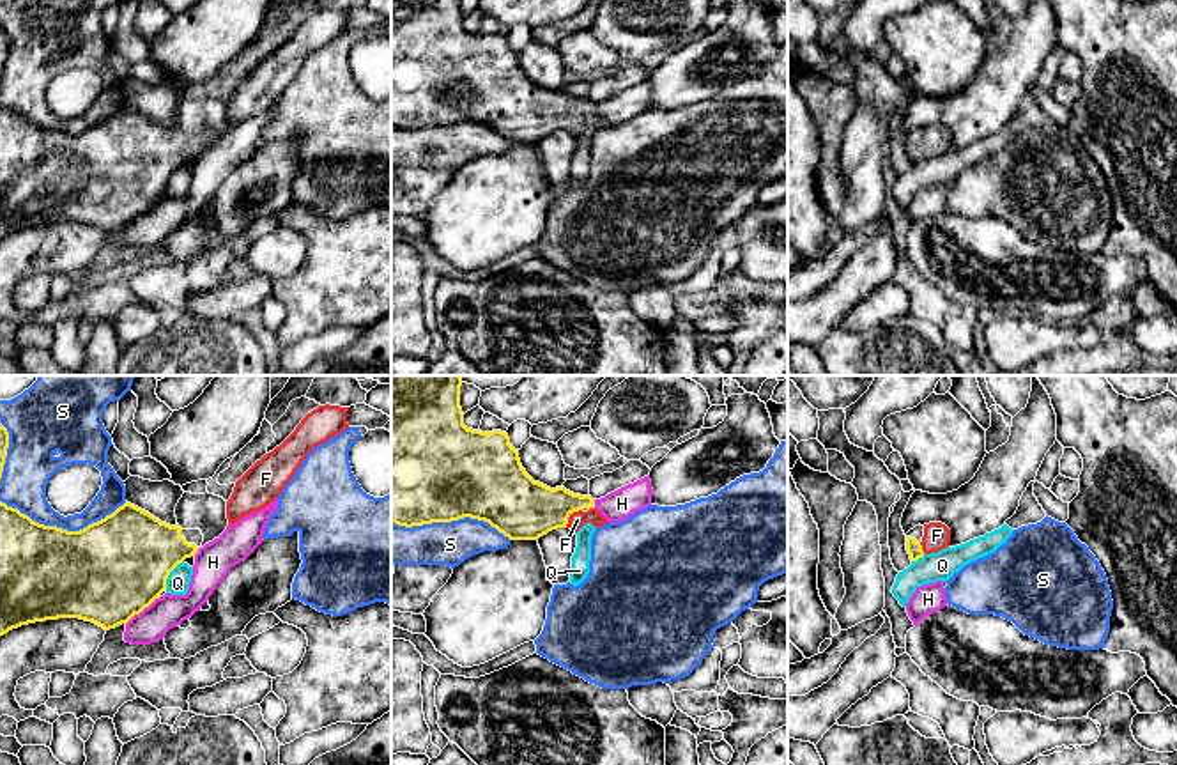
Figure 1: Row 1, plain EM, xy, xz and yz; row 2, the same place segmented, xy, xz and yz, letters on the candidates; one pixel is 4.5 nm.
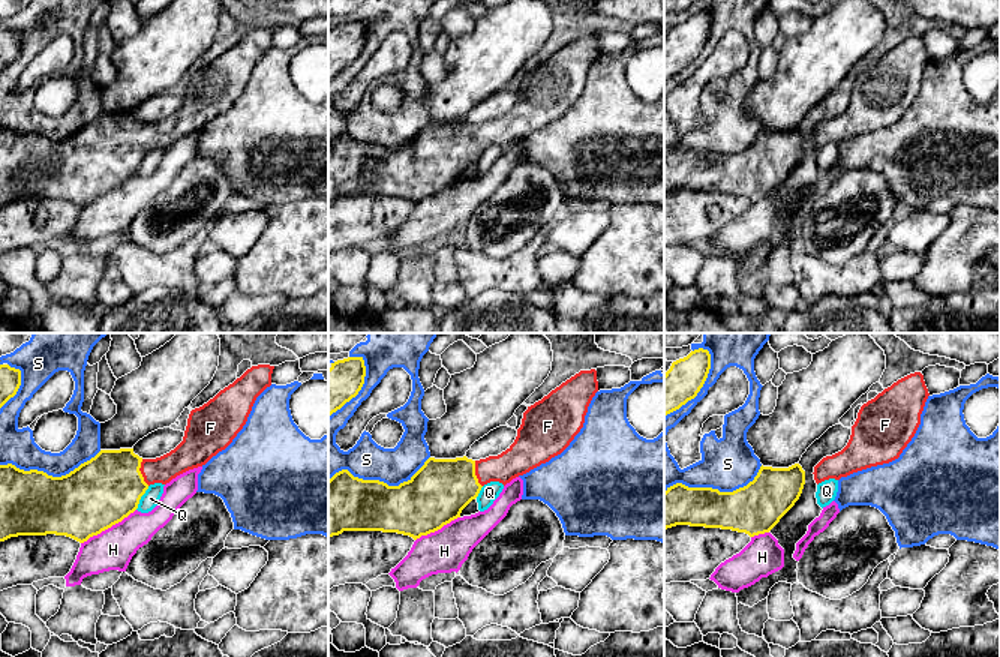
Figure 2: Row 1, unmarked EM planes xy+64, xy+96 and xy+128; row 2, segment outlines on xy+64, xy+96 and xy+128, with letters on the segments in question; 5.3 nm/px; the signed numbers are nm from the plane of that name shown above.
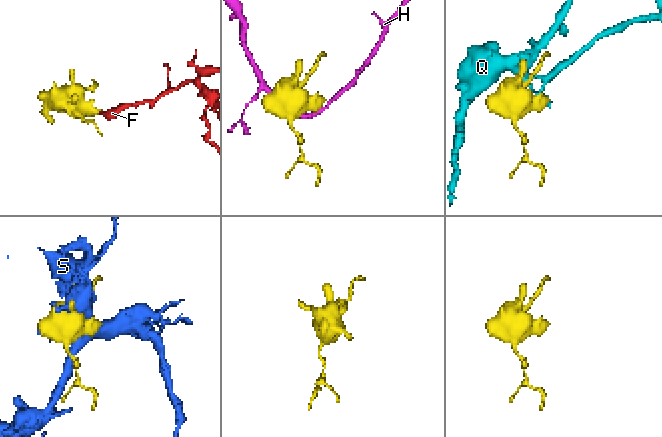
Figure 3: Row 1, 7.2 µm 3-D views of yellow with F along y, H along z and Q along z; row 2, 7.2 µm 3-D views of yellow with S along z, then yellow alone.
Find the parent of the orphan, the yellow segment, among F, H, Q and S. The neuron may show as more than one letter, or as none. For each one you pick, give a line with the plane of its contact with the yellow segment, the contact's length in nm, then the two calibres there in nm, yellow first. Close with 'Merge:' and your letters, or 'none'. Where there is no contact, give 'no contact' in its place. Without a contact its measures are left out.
F: meets yellow in xz; contact 120 nm long; 280 nm thick on the yellow side, 80 nm on the other
Merge: F

